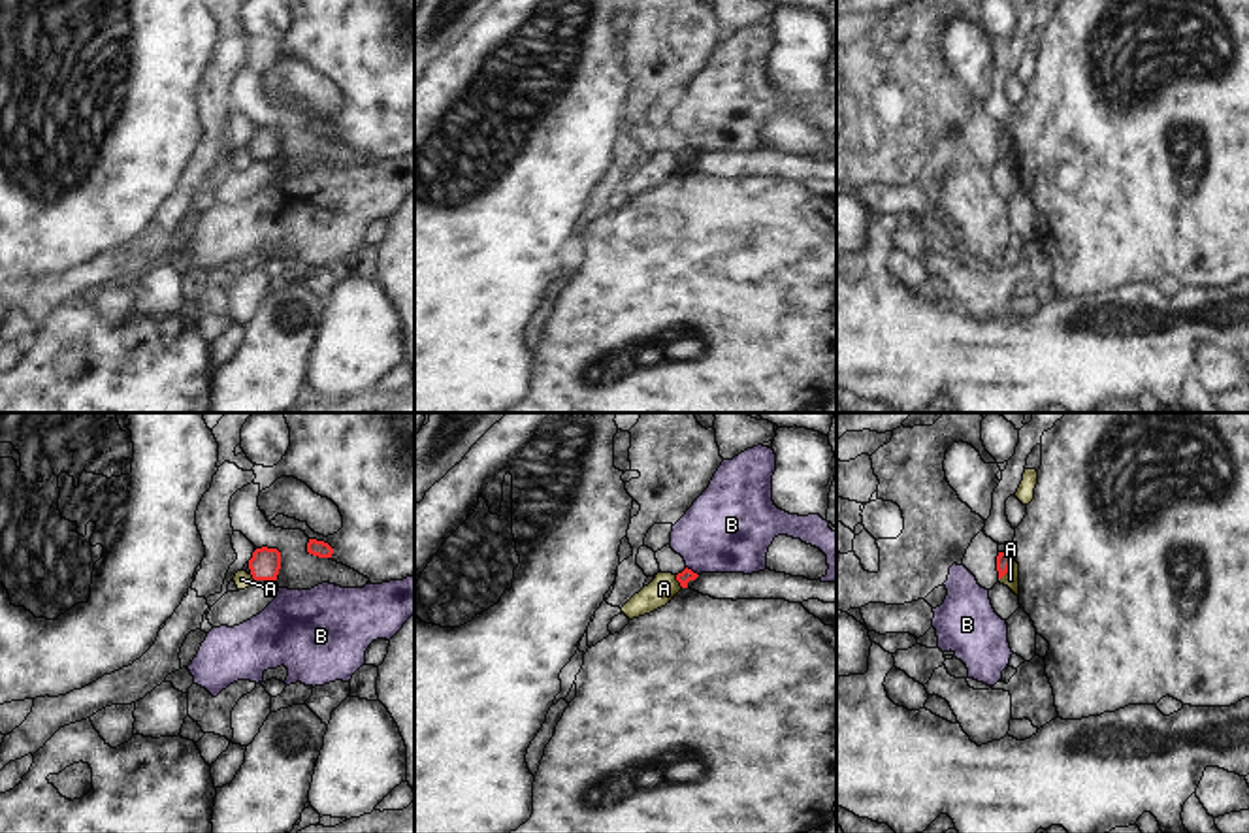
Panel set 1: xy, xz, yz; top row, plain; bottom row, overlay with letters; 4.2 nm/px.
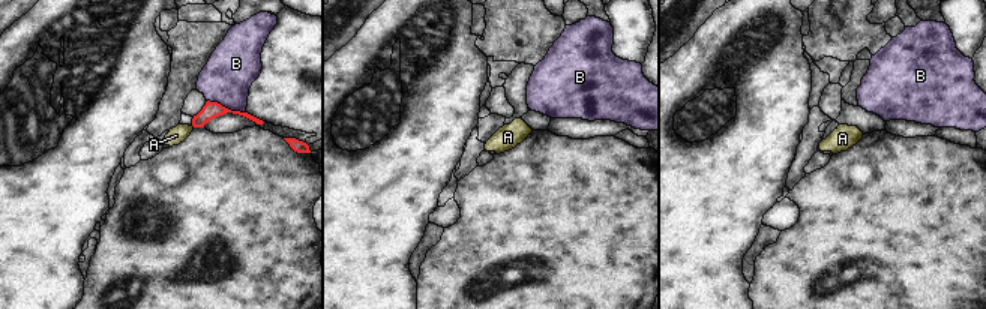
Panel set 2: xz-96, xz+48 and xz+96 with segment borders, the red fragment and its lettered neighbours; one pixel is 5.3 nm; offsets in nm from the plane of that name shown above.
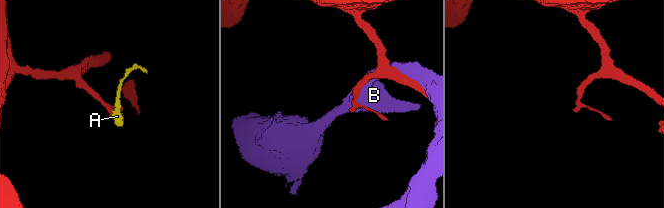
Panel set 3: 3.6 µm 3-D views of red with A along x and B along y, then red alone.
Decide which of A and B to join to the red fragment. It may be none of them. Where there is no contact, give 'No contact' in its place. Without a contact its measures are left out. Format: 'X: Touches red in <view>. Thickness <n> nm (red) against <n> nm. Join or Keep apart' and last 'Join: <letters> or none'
A: Touches red in yz. Thickness 60 nm (red) against 70 nm. Keep apart
B: Touches red in xz. Thickness 60 nm (red) against 380 nm. Keep apart
Join: none.

